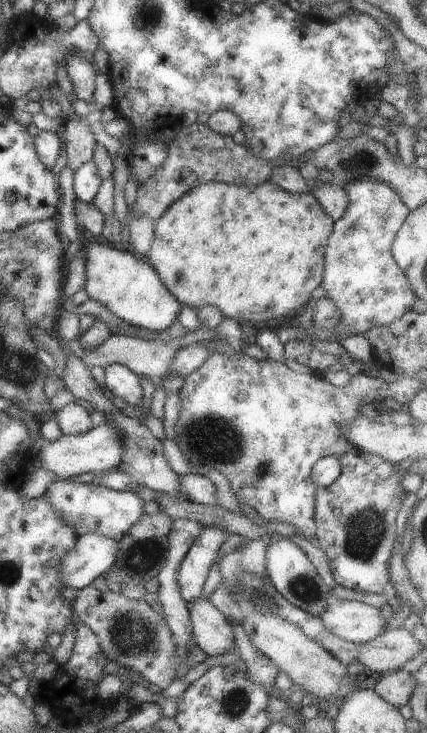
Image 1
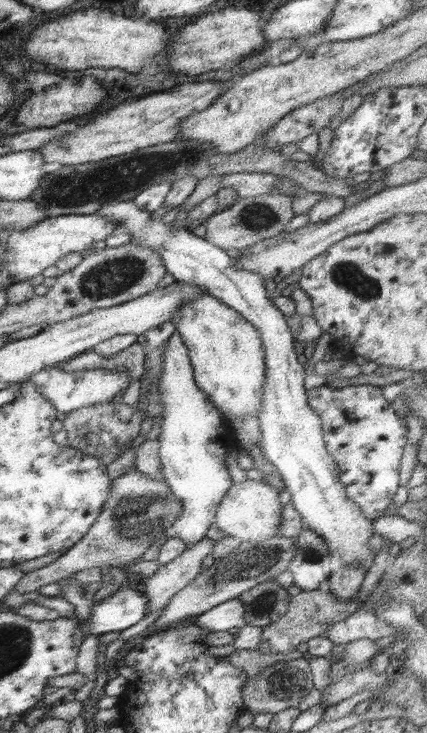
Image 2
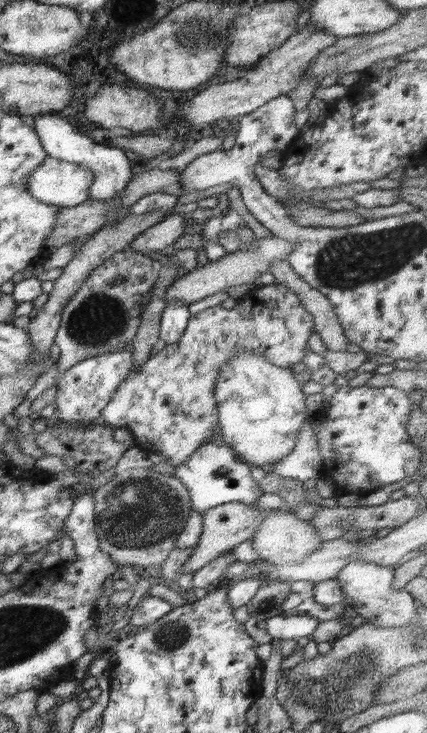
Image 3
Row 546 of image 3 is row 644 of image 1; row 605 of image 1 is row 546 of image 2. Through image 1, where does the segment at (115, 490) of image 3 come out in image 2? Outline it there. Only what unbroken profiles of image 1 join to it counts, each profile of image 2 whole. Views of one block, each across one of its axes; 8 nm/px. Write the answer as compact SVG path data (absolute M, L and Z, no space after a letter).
M130 470L111 480L111 484L108 499L90 531L55 562L26 573L13 590L20 594L38 591L41 586L58 583L90 568L131 566L141 560L156 536L165 535L182 513L182 502L172 495L166 480L154 480L140 470Z

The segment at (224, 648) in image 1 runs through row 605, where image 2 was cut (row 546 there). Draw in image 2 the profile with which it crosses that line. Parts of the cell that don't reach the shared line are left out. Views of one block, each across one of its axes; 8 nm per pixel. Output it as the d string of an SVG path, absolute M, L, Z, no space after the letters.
M206 538L187 547L180 557L162 565L152 577L145 578L142 593L150 600L148 615L164 608L177 592L198 577L203 566L202 561L212 553L213 542Z

